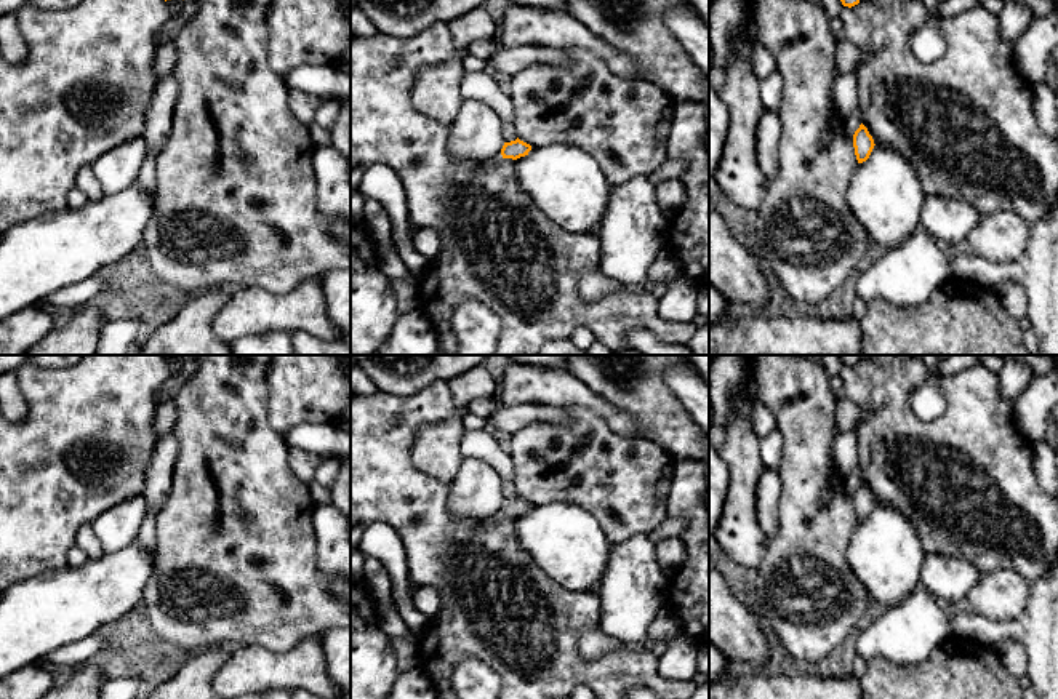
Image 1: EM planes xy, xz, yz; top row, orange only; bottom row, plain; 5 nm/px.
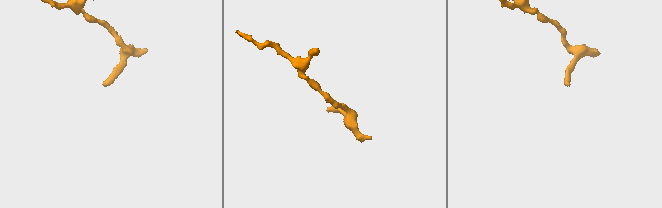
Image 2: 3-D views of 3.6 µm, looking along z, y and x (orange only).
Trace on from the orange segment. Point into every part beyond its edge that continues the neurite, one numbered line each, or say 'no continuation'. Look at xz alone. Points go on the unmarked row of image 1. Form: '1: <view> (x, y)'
1: xz (509, 491)

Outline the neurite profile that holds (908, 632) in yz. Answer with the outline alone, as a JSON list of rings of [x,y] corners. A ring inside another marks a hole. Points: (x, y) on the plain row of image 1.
[[[927,589],[911,595],[864,625],[856,640],[856,654],[866,661],[882,656],[900,664],[919,664],[952,637],[949,616]]]

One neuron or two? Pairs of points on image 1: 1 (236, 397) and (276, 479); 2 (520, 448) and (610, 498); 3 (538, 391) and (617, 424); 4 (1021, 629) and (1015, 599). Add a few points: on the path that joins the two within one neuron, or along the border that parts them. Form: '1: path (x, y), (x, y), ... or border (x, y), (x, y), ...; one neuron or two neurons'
1: path (236, 418), (236, 439), (255, 458); one neuron
2: path (535, 474), (564, 490), (585, 490); one neuron
3: path (557, 391), (577, 392), (599, 405); one neuron
4: border (1031, 586), (1017, 616), (980, 615); two neurons

